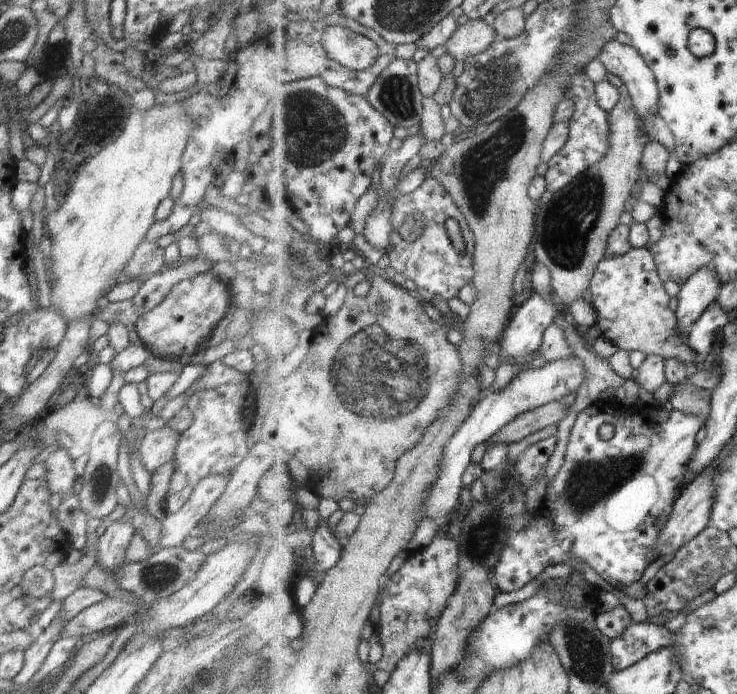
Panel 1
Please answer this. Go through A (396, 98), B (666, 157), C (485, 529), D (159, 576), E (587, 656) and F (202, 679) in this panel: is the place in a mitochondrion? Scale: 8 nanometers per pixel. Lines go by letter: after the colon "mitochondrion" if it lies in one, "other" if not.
A: mitochondrion
B: other
C: mitochondrion
D: mitochondrion
E: mitochondrion
F: mitochondrion

